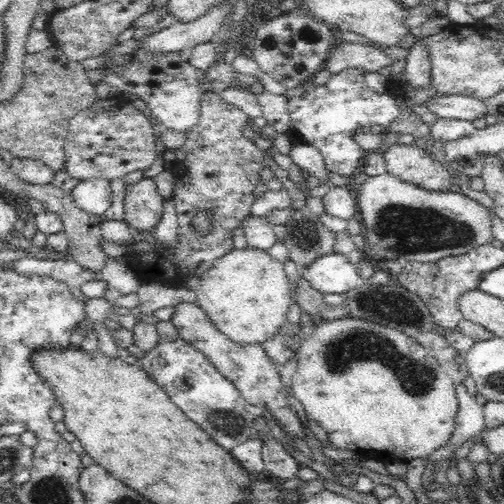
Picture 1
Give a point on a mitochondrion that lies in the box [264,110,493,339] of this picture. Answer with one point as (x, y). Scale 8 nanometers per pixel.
(399, 229)

